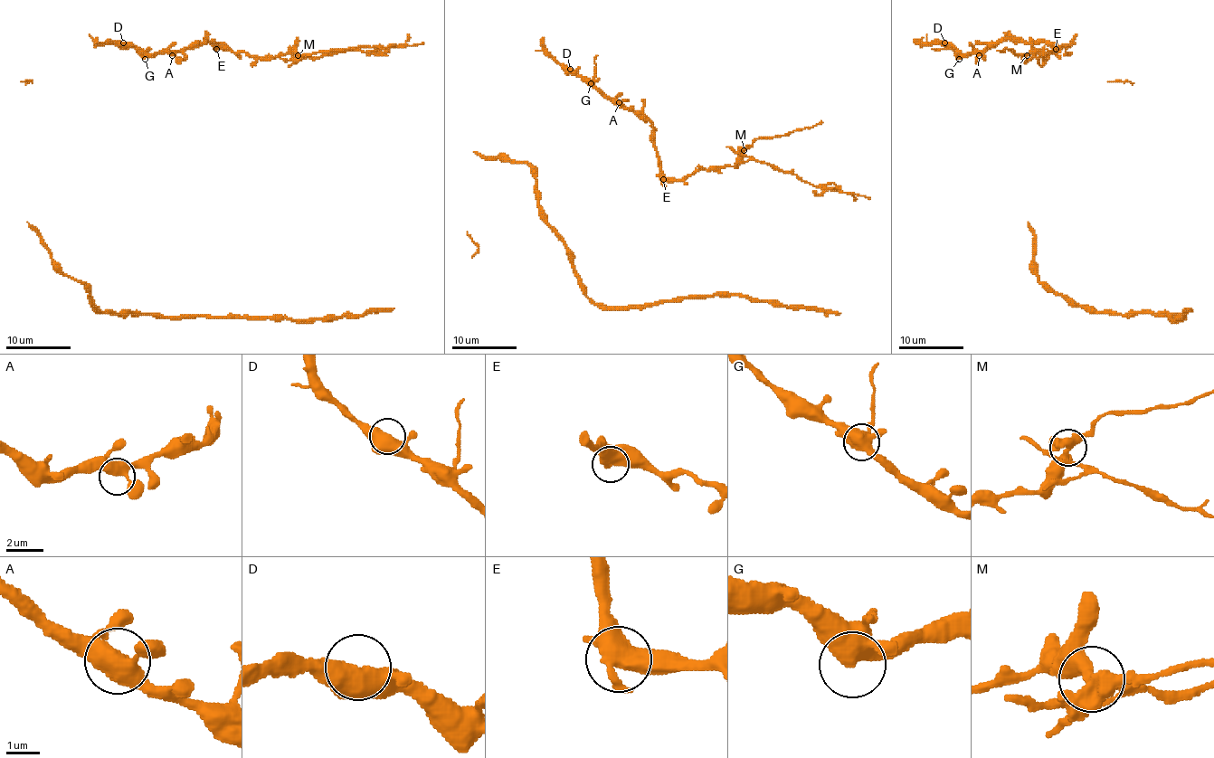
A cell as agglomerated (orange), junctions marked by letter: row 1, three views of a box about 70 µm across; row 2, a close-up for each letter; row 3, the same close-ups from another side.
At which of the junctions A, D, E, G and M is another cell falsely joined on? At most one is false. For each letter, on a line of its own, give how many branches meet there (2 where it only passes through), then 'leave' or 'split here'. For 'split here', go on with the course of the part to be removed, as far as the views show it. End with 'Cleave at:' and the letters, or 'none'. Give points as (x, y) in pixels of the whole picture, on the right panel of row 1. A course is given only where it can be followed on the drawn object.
A: 3 branches meet; leave
D: 2 branches meet; leave
E: 4 branches meet; leave
G: 3 branches meet; leave
M: 3 branches meet; split here; foreign part runs (1026, 55), (1029, 61), (1075, 42)
Cleave at: M

